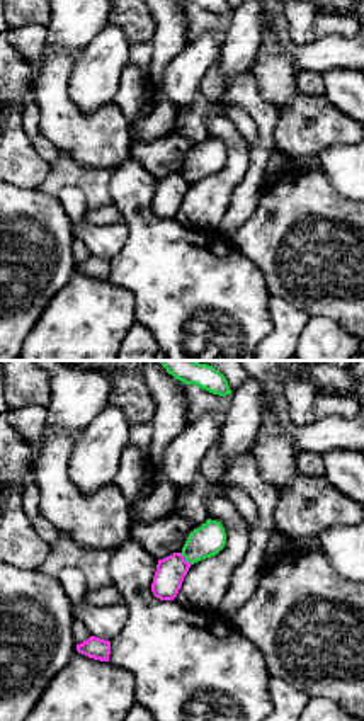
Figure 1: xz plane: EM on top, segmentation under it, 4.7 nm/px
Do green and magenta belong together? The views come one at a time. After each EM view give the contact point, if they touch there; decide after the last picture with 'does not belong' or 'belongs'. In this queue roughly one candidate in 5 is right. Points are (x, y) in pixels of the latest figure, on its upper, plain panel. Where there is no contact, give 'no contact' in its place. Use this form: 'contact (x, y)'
contact (186, 179)

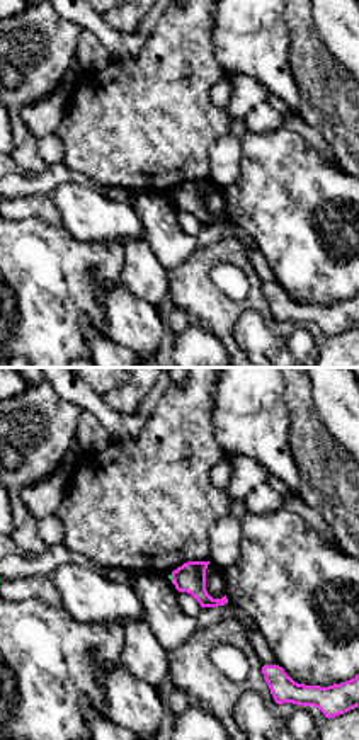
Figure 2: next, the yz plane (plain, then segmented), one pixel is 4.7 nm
contact (170, 198)

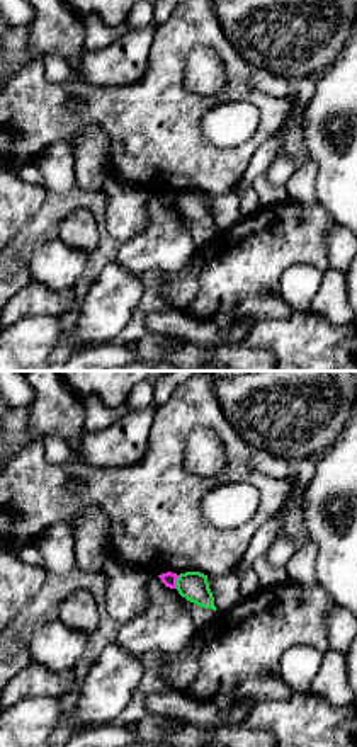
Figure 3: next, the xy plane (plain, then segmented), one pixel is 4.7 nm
contact (177, 201)

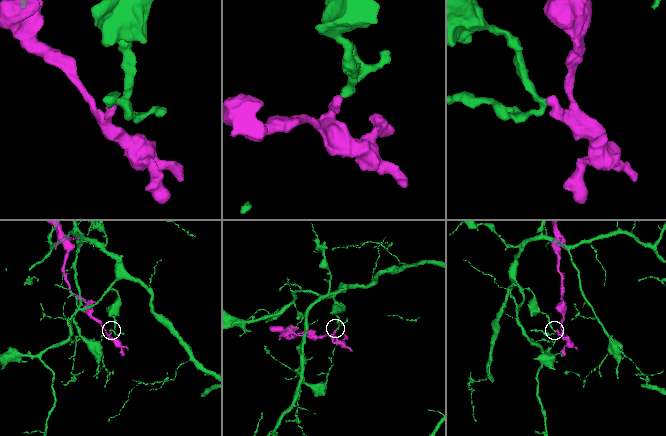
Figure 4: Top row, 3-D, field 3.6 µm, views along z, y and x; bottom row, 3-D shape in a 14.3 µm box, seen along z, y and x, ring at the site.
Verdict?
does not belong

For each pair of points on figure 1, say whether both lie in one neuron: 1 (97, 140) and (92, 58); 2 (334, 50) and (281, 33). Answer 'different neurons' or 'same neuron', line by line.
1: different neurons
2: same neuron

